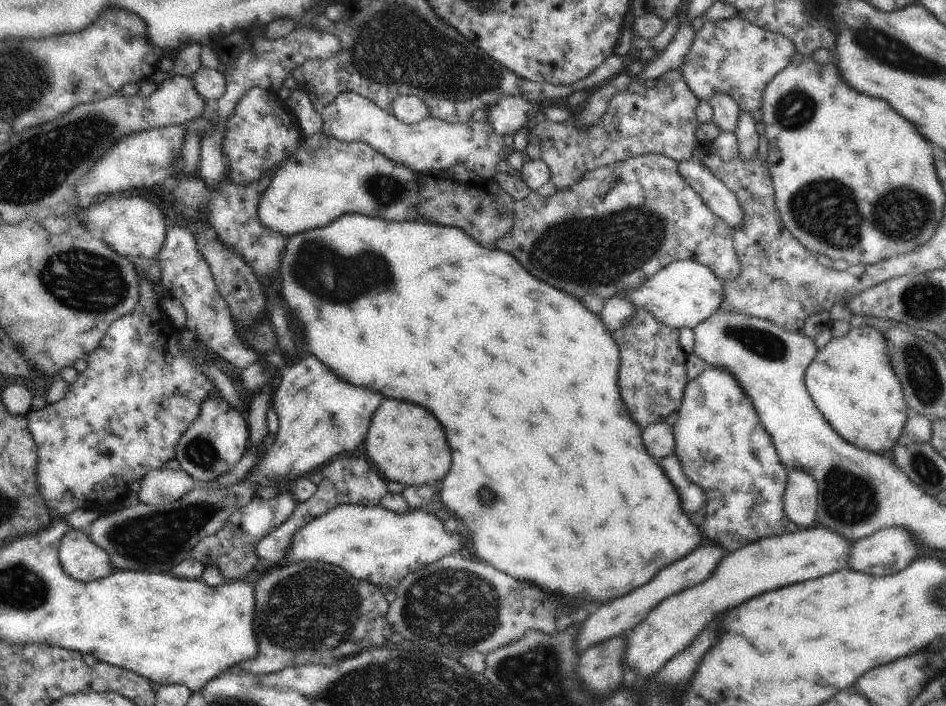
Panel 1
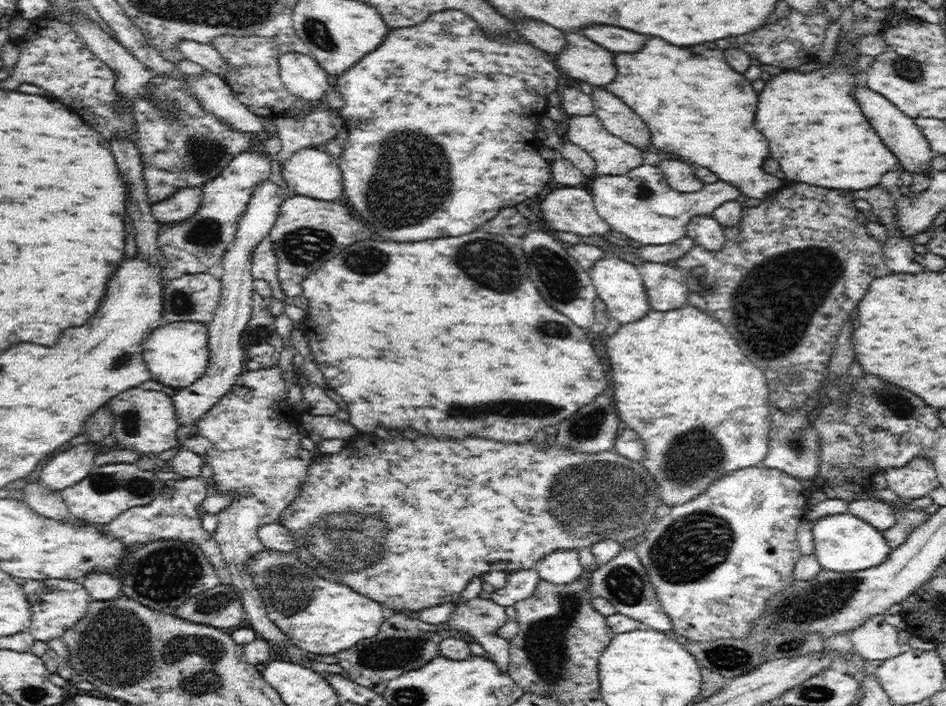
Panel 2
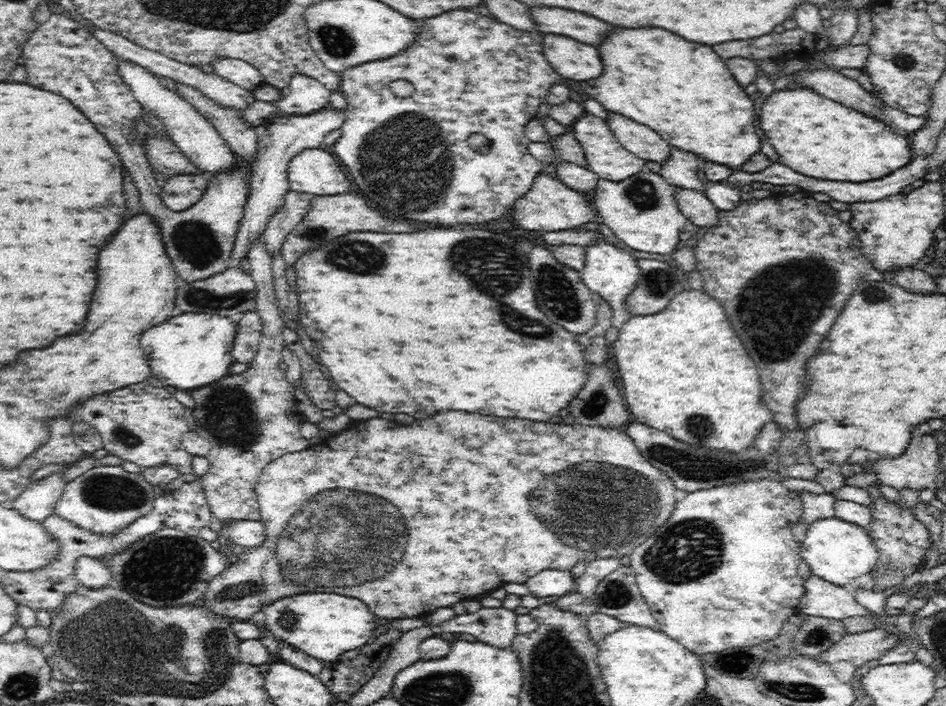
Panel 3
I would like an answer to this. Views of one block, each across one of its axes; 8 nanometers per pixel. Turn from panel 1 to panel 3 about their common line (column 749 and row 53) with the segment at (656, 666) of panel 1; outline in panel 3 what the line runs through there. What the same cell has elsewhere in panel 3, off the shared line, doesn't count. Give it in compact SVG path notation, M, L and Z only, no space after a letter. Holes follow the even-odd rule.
M544 36L544 52L558 74L572 80L592 80L604 70L598 48L570 40L568 36Z

